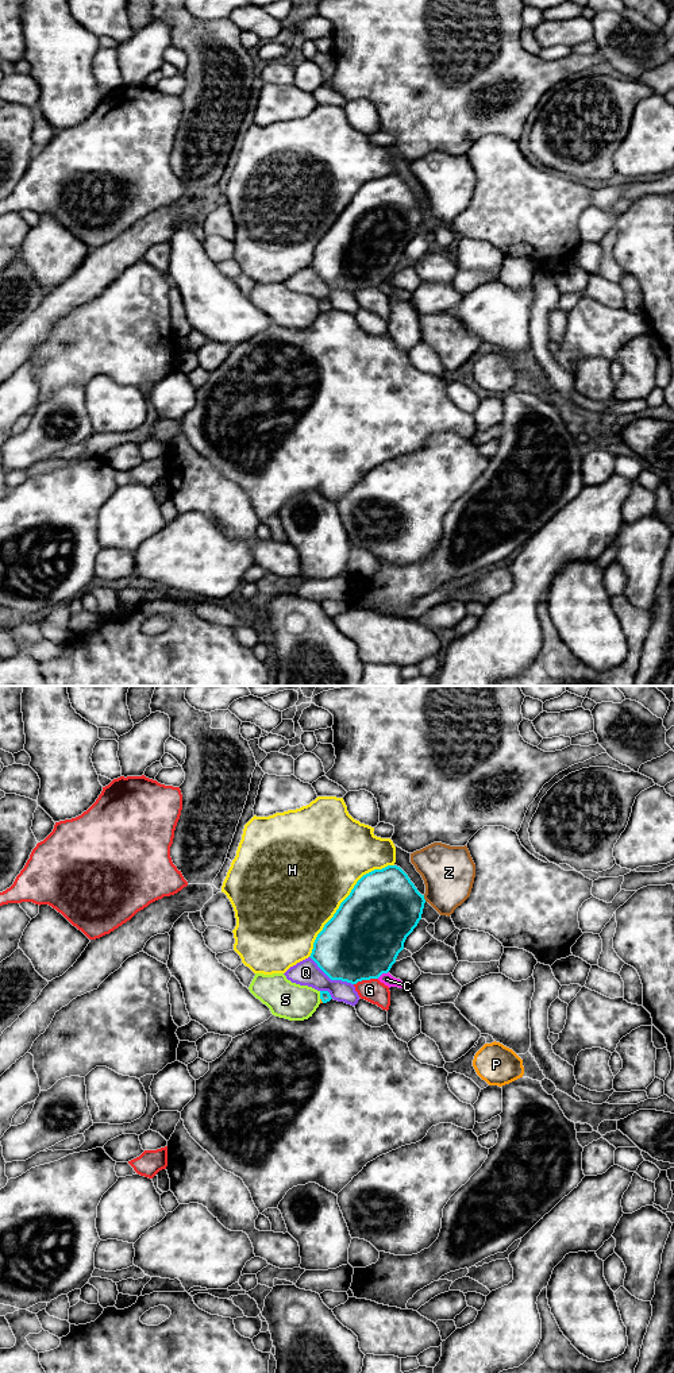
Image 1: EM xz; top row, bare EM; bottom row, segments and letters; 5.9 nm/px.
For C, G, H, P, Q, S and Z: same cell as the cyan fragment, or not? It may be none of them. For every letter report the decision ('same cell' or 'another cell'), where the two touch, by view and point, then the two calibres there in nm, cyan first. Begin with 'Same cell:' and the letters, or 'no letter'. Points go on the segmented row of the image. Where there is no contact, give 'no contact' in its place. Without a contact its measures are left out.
Same cell: P
C: another cell; contact xz (382, 972); calibres 460 and 70 nm
G: another cell; contact xz (365, 979); calibres 460 and 140 nm
H: another cell; contact xz (343, 901); calibres 460 and 500 nm
P: same cell; contact xz (322, 1001); calibres 60 and 20 nm
Q: another cell; contact xz (331, 979); calibres 420 and 150 nm
S: another cell; contact xz (320, 995); calibres 60 and 220 nm
Z: another cell; contact xz (423, 898); calibres 440 and 320 nm

